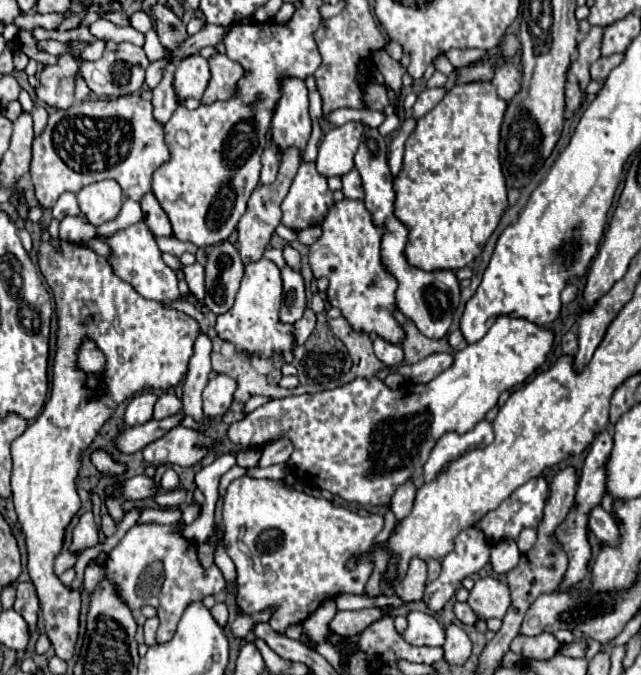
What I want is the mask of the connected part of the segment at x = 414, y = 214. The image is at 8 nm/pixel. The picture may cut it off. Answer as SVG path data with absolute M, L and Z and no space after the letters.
M458 83L430 113L418 119L414 133L406 141L402 169L394 179L394 215L410 229L404 255L412 267L424 271L462 269L482 253L488 237L498 227L508 207L508 187L498 155L504 111L506 101L496 95L492 83Z

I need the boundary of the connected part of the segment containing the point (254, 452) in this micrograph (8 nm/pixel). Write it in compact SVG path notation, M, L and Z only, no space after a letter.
M248 447L248 449L240 449L236 453L236 463L240 467L256 467L260 461L260 447Z

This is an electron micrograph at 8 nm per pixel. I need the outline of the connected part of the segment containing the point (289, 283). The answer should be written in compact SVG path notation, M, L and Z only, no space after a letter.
M290 267L282 269L282 281L284 281L284 299L280 309L280 321L292 325L302 317L306 309L304 281L302 281L302 275Z

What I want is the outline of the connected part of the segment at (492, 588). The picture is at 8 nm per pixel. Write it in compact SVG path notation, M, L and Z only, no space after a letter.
M494 577L478 579L470 589L470 597L468 597L468 605L484 621L492 617L502 619L508 611L510 601L512 597L508 595L508 587Z

